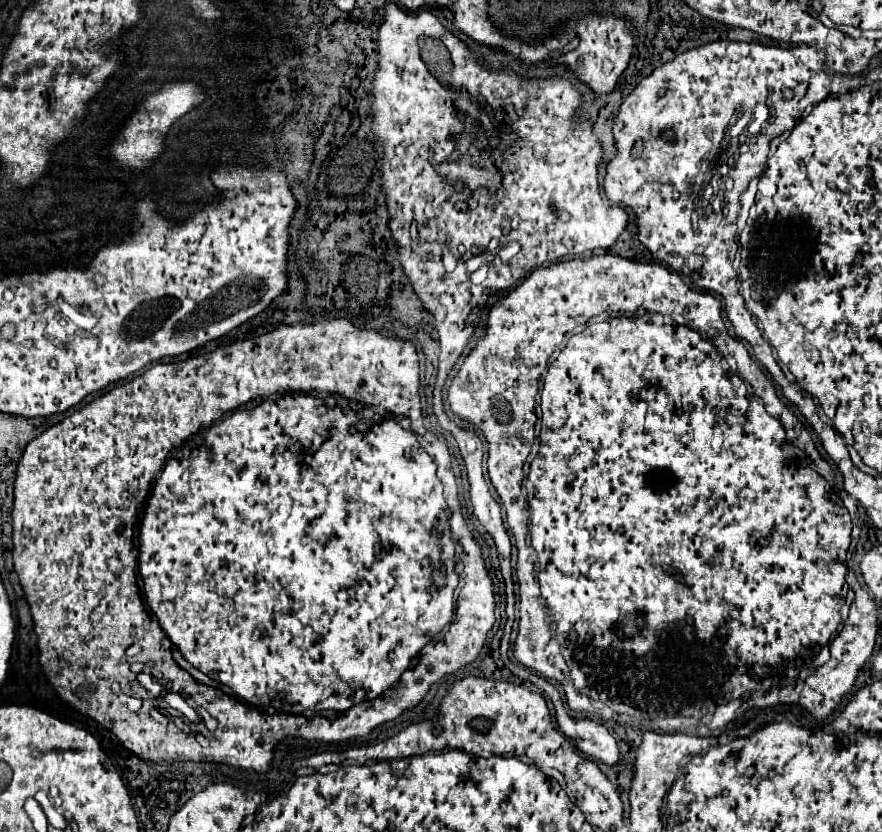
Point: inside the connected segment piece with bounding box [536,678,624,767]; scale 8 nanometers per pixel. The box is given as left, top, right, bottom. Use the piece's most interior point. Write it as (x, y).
(593, 739)

